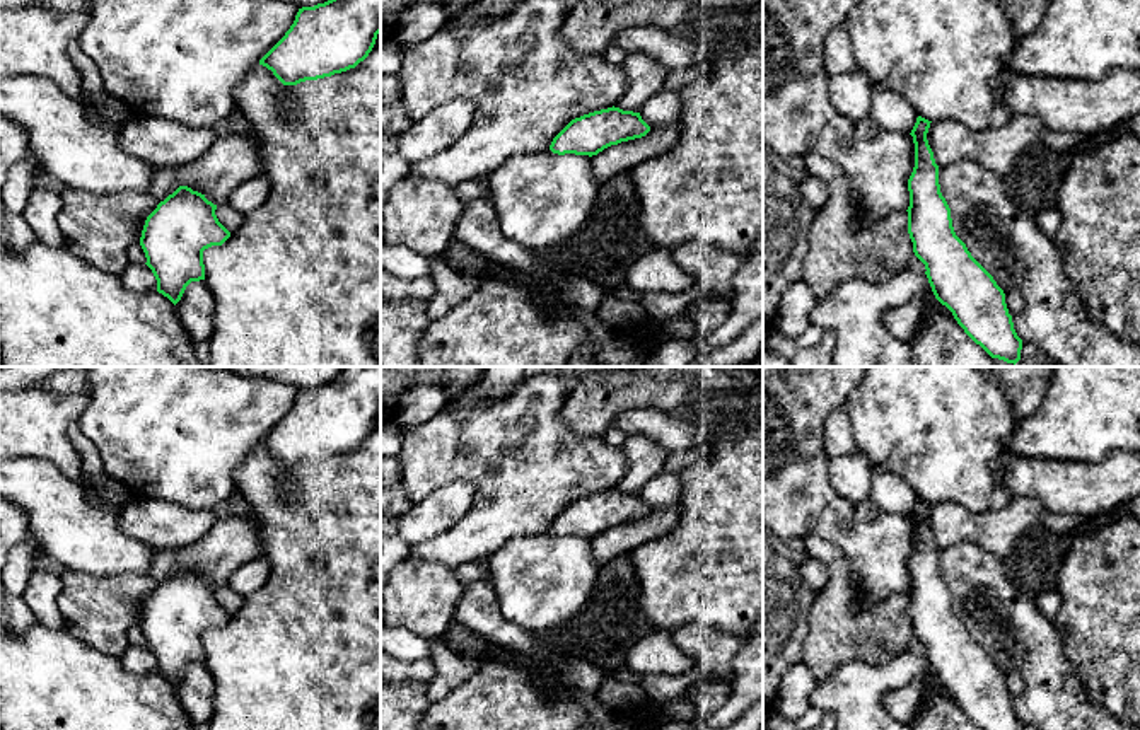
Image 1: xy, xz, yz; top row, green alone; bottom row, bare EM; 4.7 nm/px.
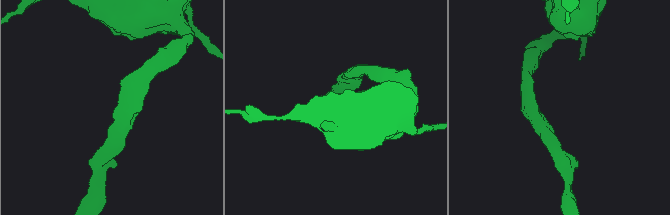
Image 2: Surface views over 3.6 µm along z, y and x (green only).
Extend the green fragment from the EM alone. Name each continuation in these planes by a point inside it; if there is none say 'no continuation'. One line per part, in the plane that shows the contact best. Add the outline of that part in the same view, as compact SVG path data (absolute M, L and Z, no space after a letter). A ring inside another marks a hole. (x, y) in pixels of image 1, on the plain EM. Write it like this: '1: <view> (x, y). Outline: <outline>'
no continuation

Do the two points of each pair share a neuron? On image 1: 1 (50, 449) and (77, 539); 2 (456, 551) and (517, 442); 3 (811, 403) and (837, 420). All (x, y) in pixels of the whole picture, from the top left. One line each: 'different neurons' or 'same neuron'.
1: different neurons
2: same neuron
3: different neurons

